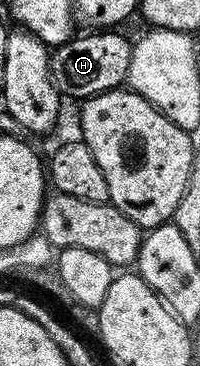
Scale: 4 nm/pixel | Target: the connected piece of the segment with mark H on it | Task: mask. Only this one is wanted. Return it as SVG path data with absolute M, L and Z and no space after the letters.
M97 30L95 34L72 37L50 53L51 78L64 97L90 99L97 93L109 92L126 83L133 44L117 30Z

